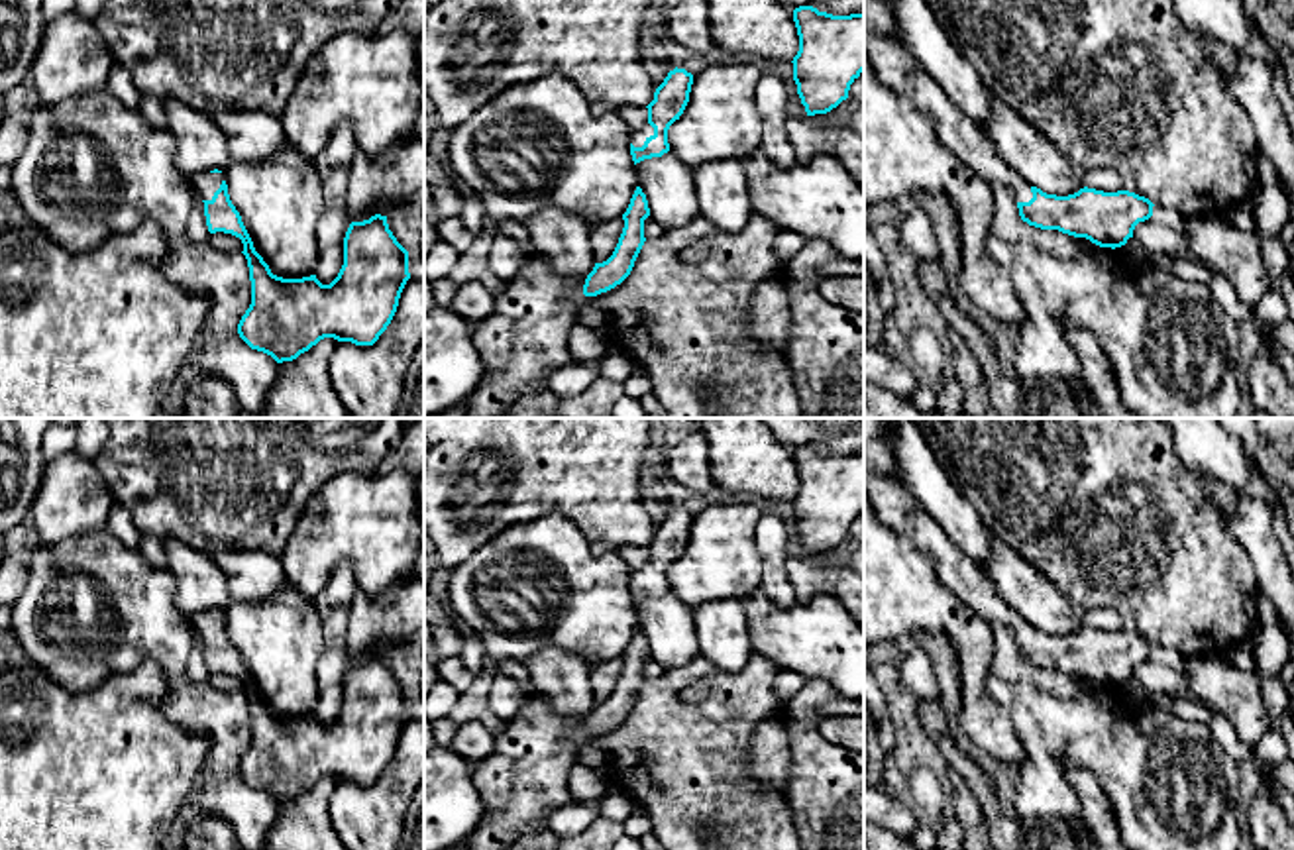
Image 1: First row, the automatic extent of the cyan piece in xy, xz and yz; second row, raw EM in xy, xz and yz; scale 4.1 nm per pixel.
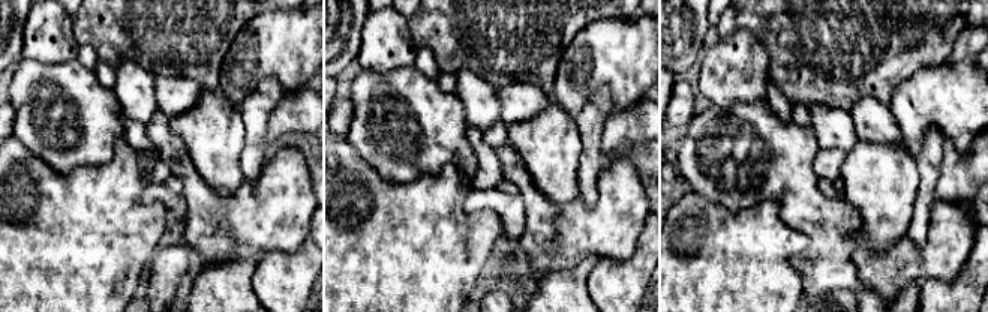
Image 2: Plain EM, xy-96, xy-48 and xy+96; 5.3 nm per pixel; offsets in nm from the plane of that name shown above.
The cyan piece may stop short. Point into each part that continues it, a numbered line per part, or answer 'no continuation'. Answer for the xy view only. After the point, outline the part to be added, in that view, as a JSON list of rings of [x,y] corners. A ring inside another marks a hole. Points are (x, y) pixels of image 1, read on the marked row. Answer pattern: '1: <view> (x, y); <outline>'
1: xy (205, 185); [[[198,173],[190,179],[192,192],[202,200],[212,200],[214,192],[226,181],[226,173]]]

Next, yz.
1: yz (894, 65); [[[864,27],[864,53],[878,80],[929,116],[943,143],[974,173],[988,183],[1007,185],[1017,202],[1033,198],[1031,185],[1005,165],[974,120],[943,94],[943,88],[915,63],[913,55],[897,39],[882,37]]]

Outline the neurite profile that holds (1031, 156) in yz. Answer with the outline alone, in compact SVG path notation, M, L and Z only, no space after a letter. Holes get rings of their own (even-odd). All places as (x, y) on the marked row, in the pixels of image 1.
M992 96L988 122L978 128L1005 165L1031 186L1056 196L1068 196L1086 186L1084 167L1062 155L1051 139L996 96Z

